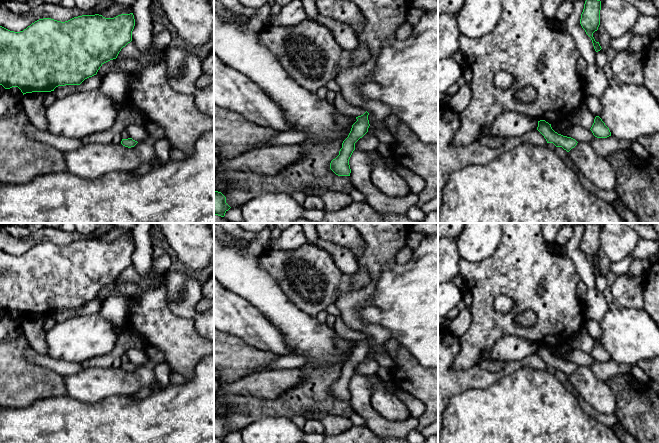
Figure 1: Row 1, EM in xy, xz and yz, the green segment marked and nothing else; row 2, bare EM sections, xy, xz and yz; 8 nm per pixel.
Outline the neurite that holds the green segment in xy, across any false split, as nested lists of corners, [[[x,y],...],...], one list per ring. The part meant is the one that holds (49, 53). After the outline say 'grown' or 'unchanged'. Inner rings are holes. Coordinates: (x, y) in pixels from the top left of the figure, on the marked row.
[[[133,13],[114,18],[105,18],[99,14],[82,15],[65,22],[43,18],[20,32],[0,26],[0,85],[5,89],[18,87],[23,95],[51,92],[58,86],[80,85],[85,79],[96,75],[104,63],[117,58],[121,49],[132,41],[134,26]]]; unchanged

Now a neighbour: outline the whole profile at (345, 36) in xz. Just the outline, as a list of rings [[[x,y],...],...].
[[[320,13],[313,21],[327,27],[334,35],[336,43],[344,50],[355,51],[358,48],[356,32],[350,26]]]

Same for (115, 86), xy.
[[[108,73],[103,77],[99,90],[117,104],[124,104],[128,98],[128,76],[125,73]]]

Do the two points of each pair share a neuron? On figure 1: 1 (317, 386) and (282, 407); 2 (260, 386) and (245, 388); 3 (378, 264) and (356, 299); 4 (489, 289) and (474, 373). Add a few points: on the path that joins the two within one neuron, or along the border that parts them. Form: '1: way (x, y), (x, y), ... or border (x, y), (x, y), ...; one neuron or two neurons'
1: way (308, 395), (291, 403); one neuron
2: way (256, 386), (249, 386); one neuron
3: way (375, 273), (372, 284), (365, 291); one neuron
4: border (461, 346), (452, 364), (455, 370); two neurons

